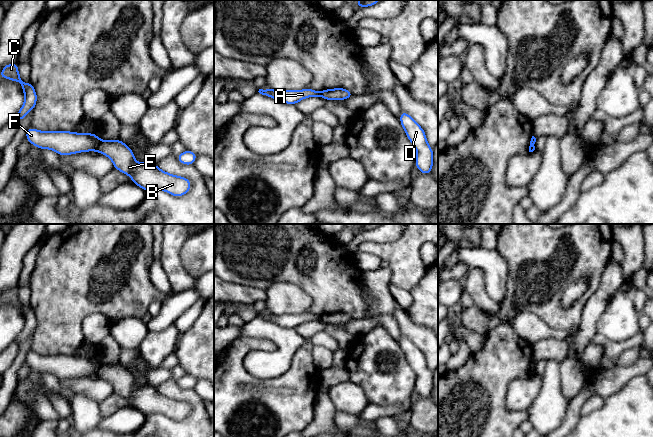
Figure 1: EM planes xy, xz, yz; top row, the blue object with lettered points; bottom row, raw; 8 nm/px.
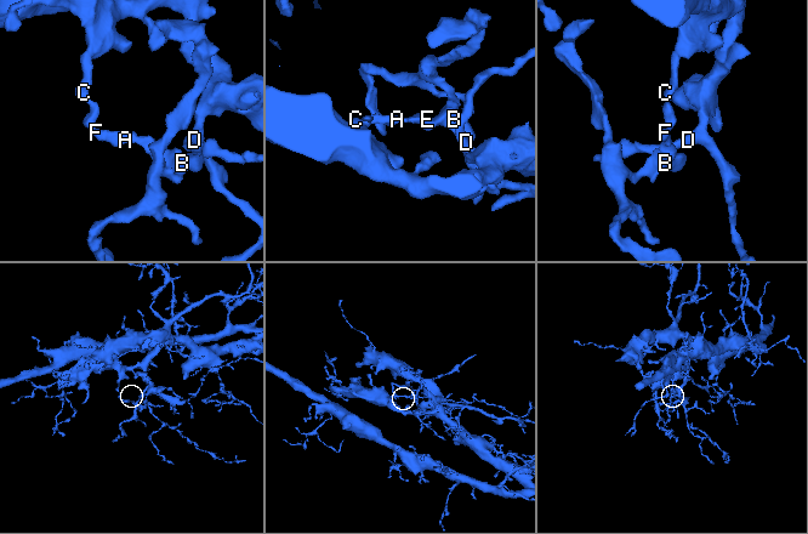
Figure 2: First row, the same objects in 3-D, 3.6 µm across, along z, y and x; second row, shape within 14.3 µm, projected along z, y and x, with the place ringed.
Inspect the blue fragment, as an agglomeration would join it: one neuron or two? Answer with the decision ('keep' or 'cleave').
cleave

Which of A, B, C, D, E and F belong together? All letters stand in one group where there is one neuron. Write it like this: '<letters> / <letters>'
A C D F / B E

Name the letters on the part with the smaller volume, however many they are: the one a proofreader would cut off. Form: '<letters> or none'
B, E

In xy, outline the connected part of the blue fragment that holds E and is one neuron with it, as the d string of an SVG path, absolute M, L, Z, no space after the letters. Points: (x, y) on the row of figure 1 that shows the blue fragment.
M120 139L99 140L96 151L110 158L114 169L129 175L133 183L145 192L159 189L180 197L188 193L191 188L190 180L185 177L167 173L149 160L136 162L133 151Z

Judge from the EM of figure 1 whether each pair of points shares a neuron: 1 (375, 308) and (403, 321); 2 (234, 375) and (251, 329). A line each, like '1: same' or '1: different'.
1: different
2: different

